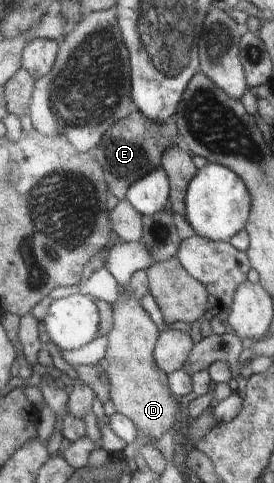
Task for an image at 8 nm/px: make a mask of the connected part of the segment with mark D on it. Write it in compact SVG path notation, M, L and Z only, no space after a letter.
M129 295L129 300L123 304L115 304L112 306L113 326L107 333L108 343L106 355L103 363L108 375L110 384L110 400L116 406L116 411L126 416L137 429L136 443L142 445L159 445L162 435L168 433L176 421L178 421L178 406L170 395L169 376L167 373L157 366L153 351L156 349L156 341L158 341L158 333L160 329L152 323L152 319L146 315L146 311L142 309L142 305Z

